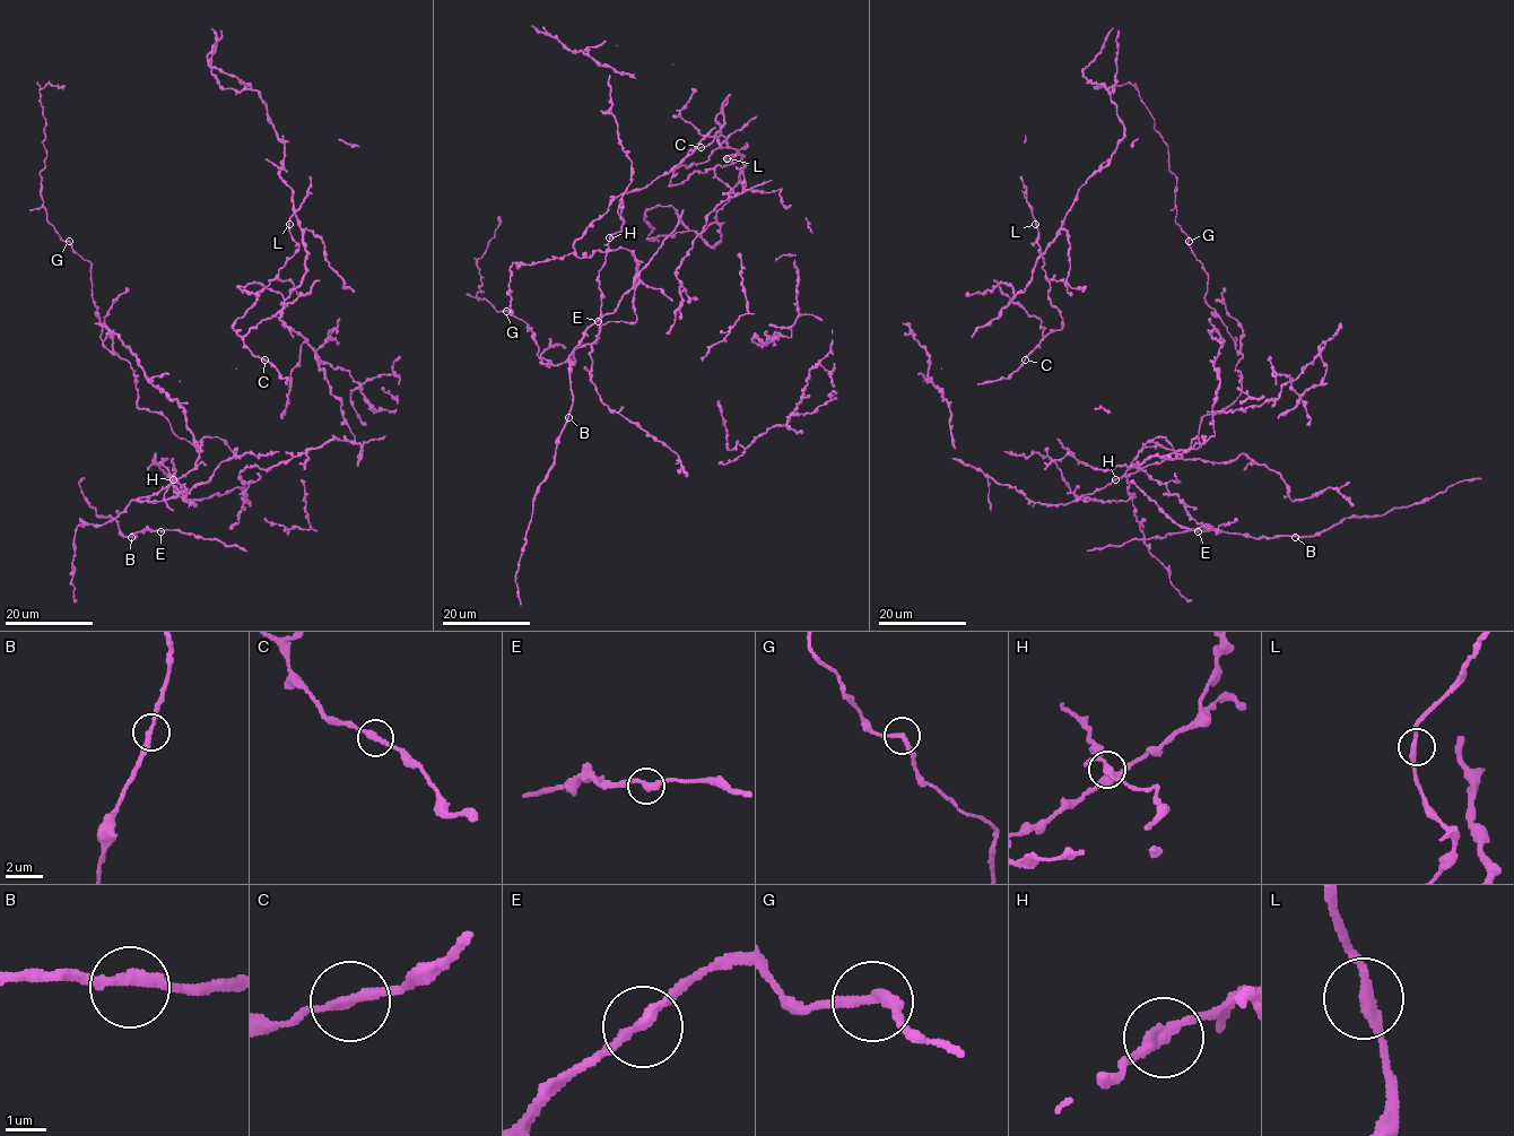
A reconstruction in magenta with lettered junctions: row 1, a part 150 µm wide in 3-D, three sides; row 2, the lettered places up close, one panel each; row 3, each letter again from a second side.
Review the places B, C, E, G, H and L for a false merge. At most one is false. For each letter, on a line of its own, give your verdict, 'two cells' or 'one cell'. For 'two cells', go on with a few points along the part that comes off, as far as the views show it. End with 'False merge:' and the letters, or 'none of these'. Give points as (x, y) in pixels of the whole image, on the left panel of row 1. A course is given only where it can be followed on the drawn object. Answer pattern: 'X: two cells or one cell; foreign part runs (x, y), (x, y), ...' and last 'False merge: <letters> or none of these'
B: one cell
C: one cell
E: one cell
G: one cell
H: one cell
L: one cell
False merge: none of these

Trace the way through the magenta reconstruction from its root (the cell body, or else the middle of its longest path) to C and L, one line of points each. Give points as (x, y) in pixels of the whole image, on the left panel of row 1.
C: (285, 383), (286, 379), (264, 360)
L: (285, 383), (286, 379), (273, 366), (252, 354), (234, 323), (298, 248), (289, 224)

